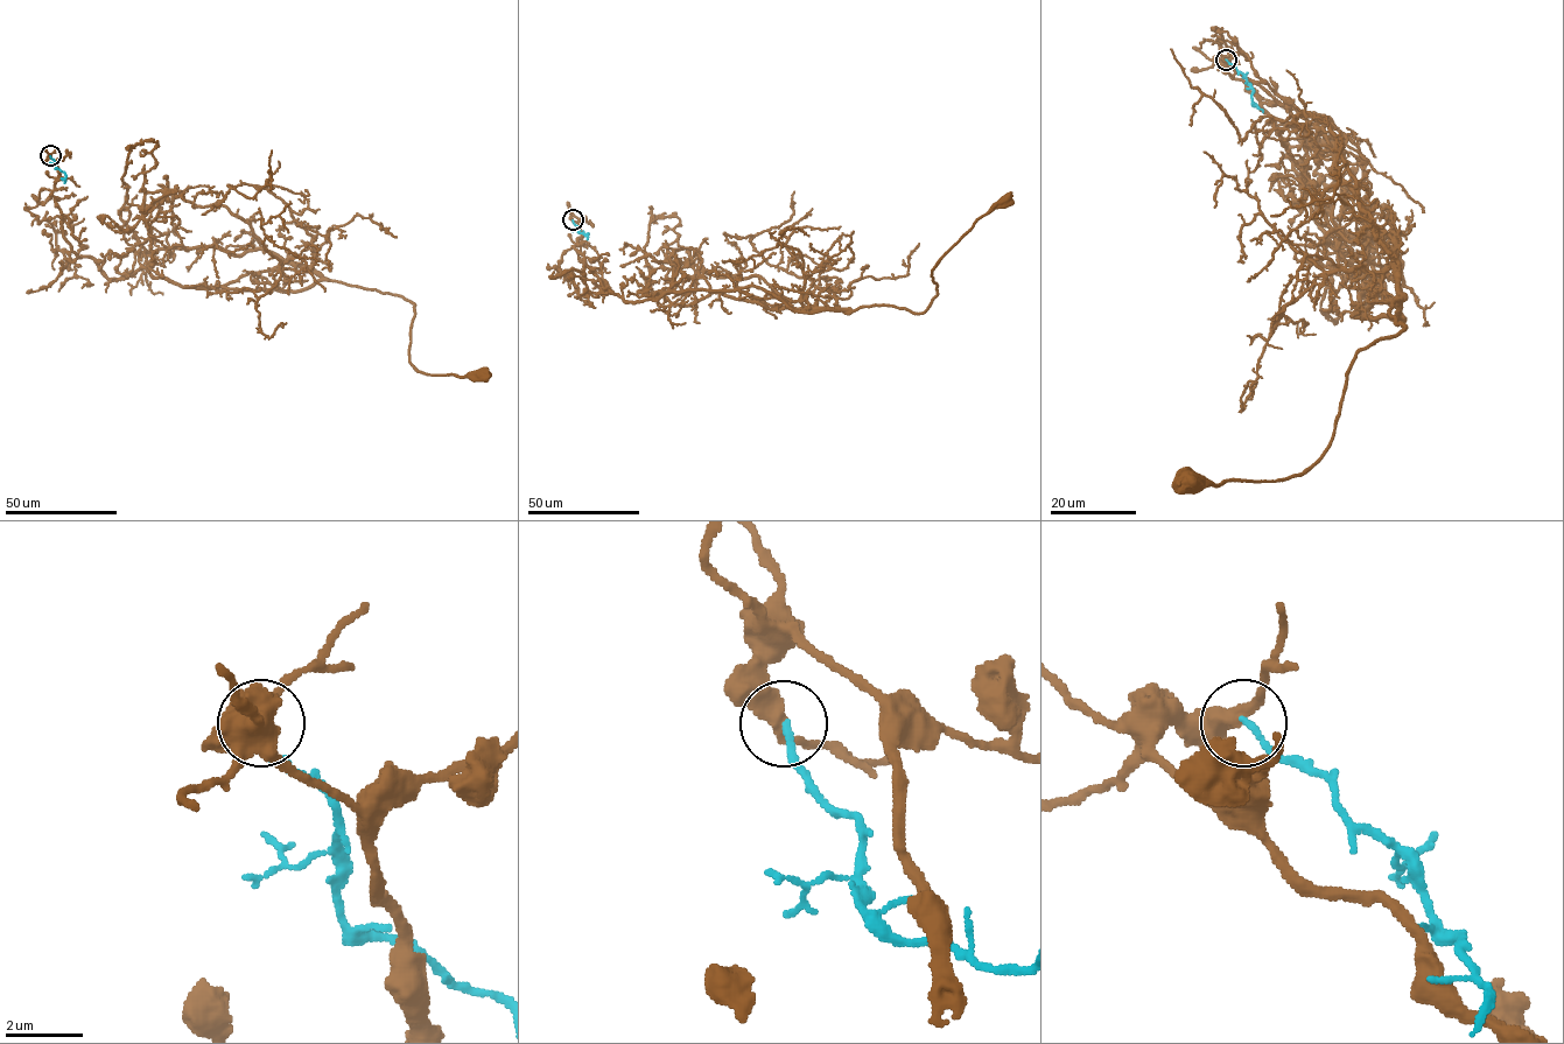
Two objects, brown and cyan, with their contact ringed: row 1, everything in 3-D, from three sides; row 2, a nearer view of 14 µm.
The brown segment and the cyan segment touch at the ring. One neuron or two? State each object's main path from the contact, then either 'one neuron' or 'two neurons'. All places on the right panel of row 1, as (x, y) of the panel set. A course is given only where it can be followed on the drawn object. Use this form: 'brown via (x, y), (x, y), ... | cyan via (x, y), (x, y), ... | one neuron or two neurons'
brown via (1226, 60), (1381, 284), (1353, 315), (1400, 299), (1404, 327), (1356, 354), (1303, 473), (1192, 481) | cyan via (1226, 60), (1245, 76), (1253, 89), (1252, 102), (1263, 112) | two neurons

